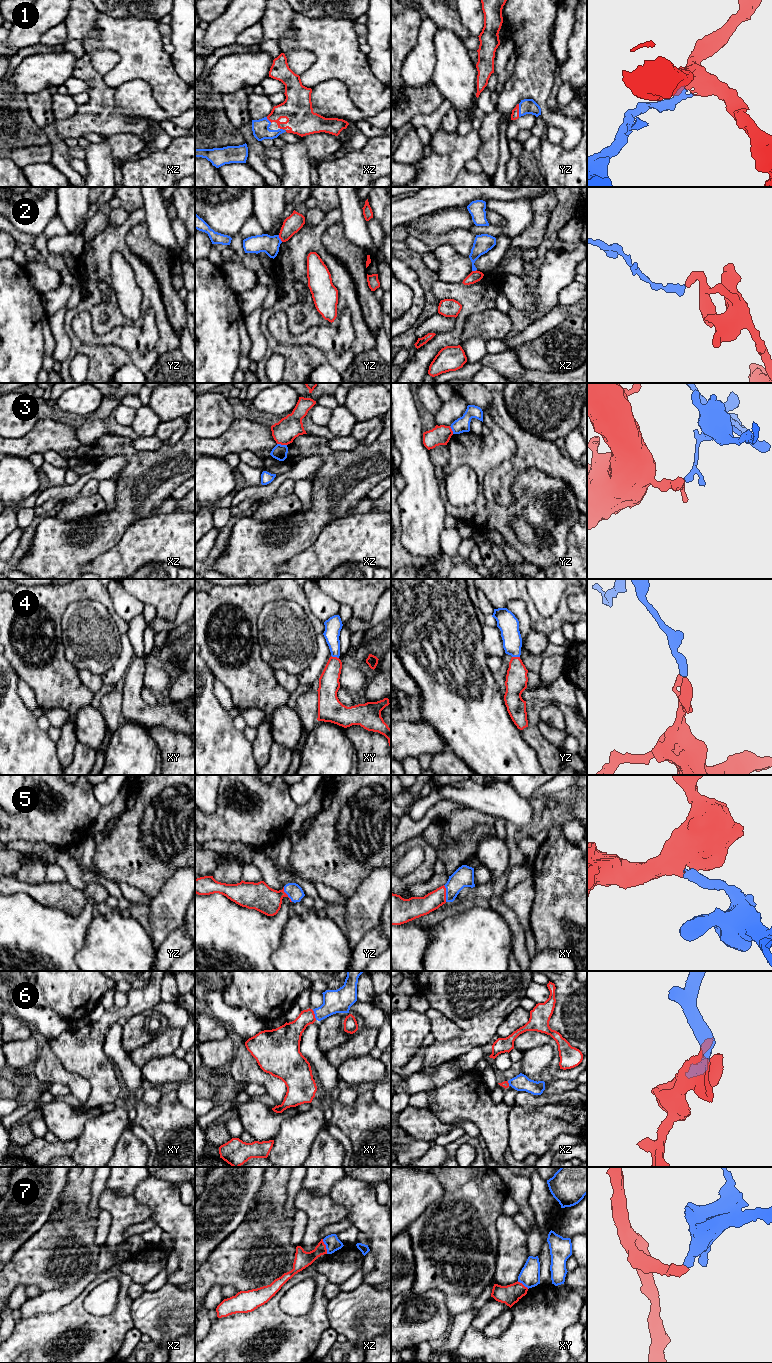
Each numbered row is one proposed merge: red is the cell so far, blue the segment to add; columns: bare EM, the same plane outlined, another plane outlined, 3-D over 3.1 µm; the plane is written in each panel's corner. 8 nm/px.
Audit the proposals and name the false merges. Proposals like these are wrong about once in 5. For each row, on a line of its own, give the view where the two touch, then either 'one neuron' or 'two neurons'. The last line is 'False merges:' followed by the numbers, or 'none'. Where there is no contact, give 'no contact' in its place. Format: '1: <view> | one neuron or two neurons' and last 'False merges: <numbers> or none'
1: yz | one neuron
2: yz | two neurons
3: xz | two neurons
4: xy | one neuron
5: xy | one neuron
6: xy | one neuron
7: xz | two neurons
False merges: 2, 3, 7

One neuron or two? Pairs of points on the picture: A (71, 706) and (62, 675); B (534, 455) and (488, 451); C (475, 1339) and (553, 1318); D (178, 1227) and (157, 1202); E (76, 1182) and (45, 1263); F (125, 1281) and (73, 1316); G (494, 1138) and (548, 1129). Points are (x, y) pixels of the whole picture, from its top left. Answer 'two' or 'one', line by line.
A: one
B: two
C: one
D: one
E: one
F: one
G: two

